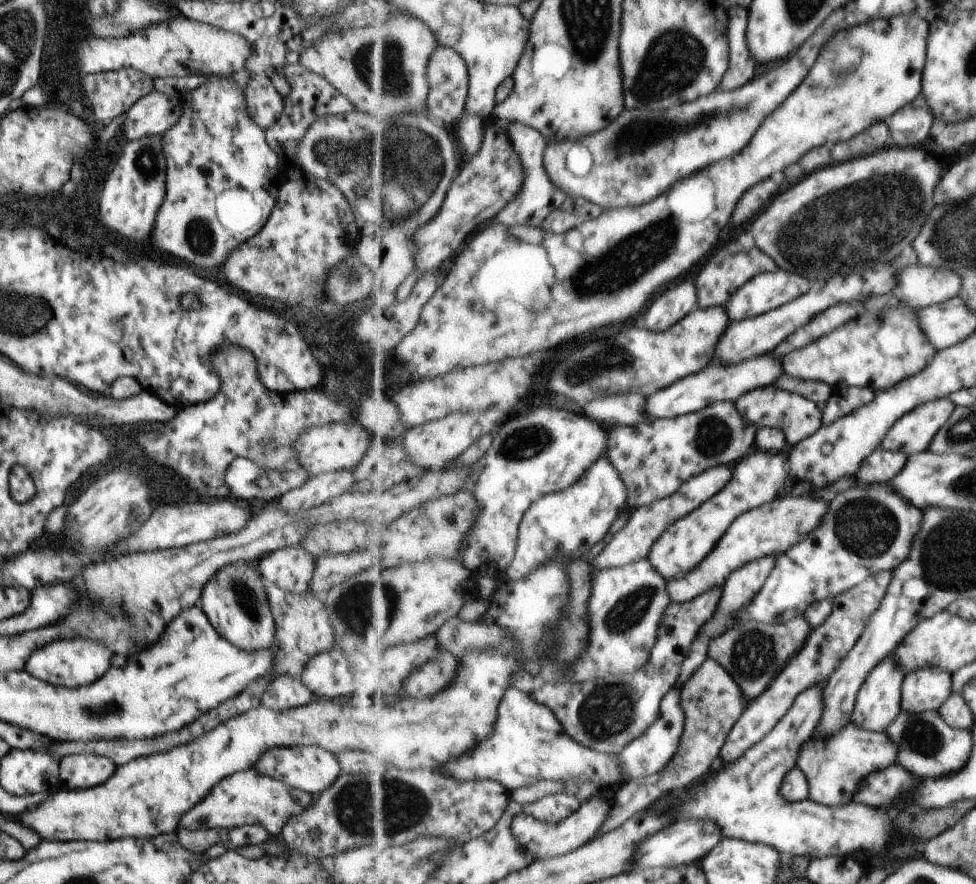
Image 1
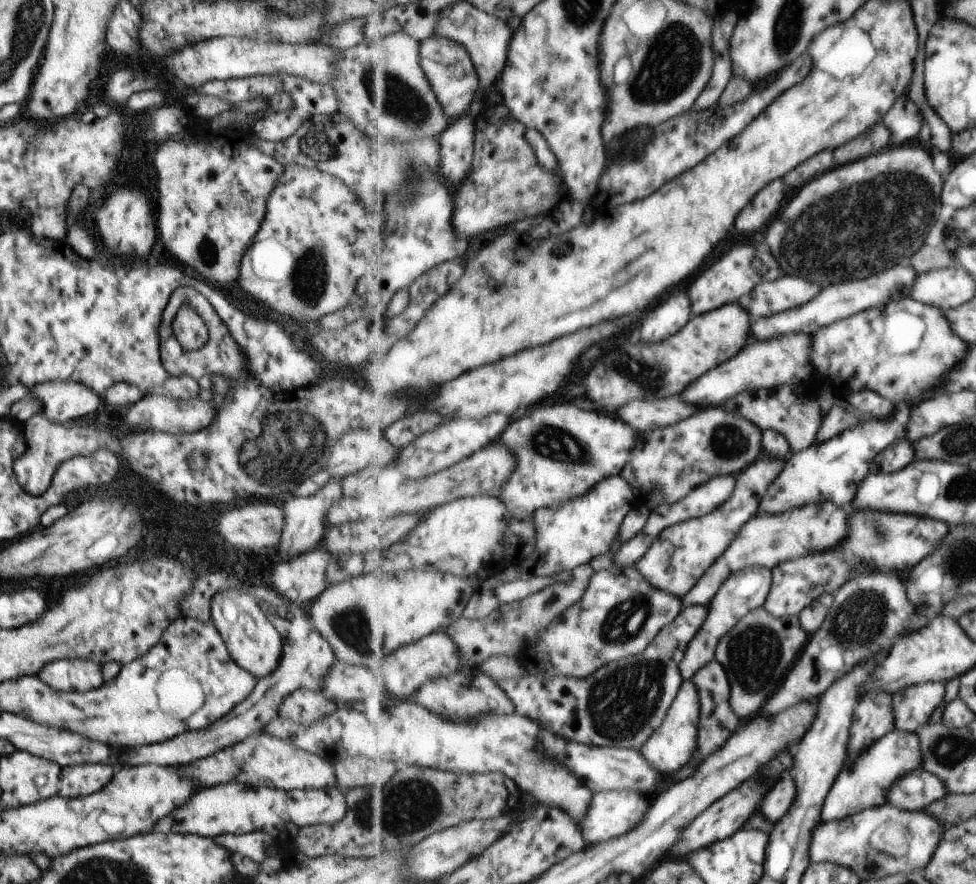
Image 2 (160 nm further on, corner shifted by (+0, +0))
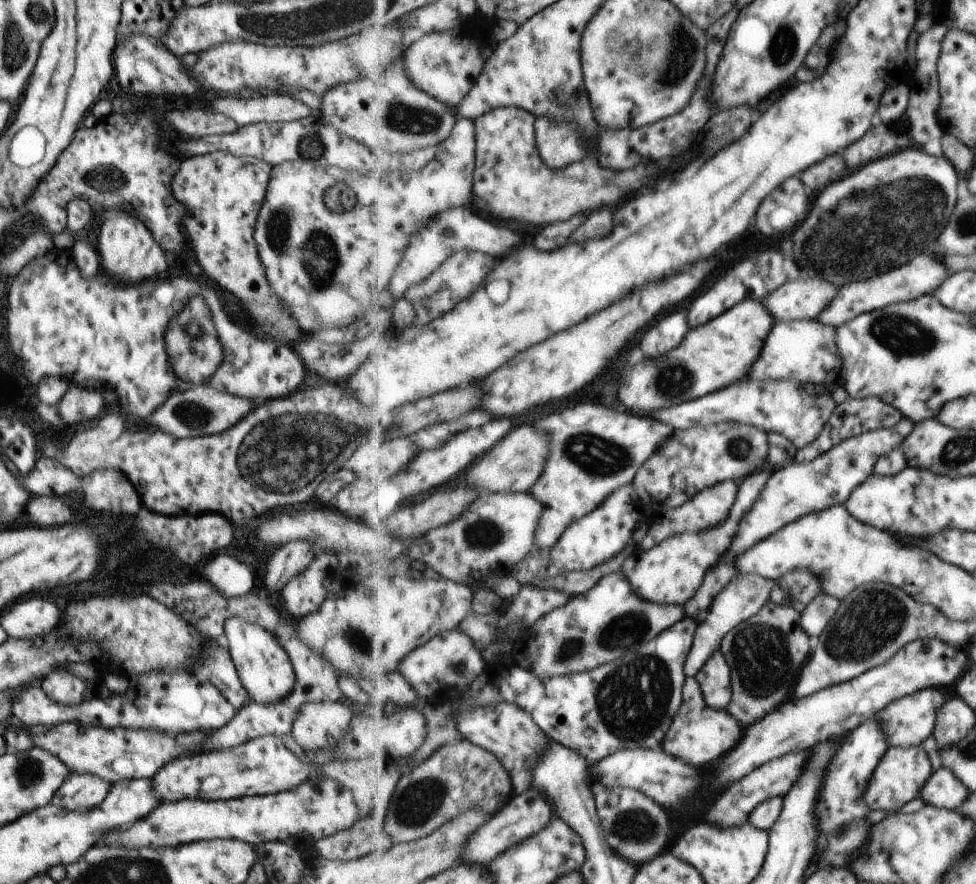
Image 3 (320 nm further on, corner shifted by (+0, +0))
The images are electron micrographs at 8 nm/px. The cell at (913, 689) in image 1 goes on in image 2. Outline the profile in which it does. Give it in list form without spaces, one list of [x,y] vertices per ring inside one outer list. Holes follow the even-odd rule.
[[[925,683],[910,686],[892,696],[896,728],[915,733],[925,726],[935,710],[945,702],[945,683]]]

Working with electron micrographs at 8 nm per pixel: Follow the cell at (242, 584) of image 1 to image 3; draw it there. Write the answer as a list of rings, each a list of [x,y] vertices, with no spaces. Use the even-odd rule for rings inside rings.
[[[238,617],[226,619],[223,630],[227,651],[249,700],[261,705],[283,700],[292,691],[294,674],[289,657],[285,649],[276,642],[275,636],[256,624],[239,620]]]

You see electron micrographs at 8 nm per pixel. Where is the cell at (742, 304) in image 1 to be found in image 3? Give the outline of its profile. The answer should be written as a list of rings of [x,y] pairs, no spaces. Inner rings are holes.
[[[801,278],[787,282],[777,292],[773,292],[769,300],[765,298],[765,302],[777,322],[819,319],[837,293],[837,288],[825,280]]]

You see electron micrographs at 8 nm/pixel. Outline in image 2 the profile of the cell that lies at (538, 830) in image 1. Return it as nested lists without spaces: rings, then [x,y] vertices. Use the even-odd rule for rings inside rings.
[[[609,791],[594,793],[595,798],[591,801],[587,818],[579,829],[584,834],[584,839],[588,846],[607,842],[621,838],[625,834],[634,831],[642,822],[650,809],[651,797],[641,796],[641,794],[630,791]]]

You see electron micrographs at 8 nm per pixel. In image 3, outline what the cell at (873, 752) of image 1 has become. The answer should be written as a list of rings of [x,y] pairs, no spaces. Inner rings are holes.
[[[891,747],[881,759],[873,782],[867,790],[867,804],[873,810],[887,810],[890,813],[903,808],[907,802],[917,799],[922,794],[926,782],[932,777],[931,760],[922,747]]]

